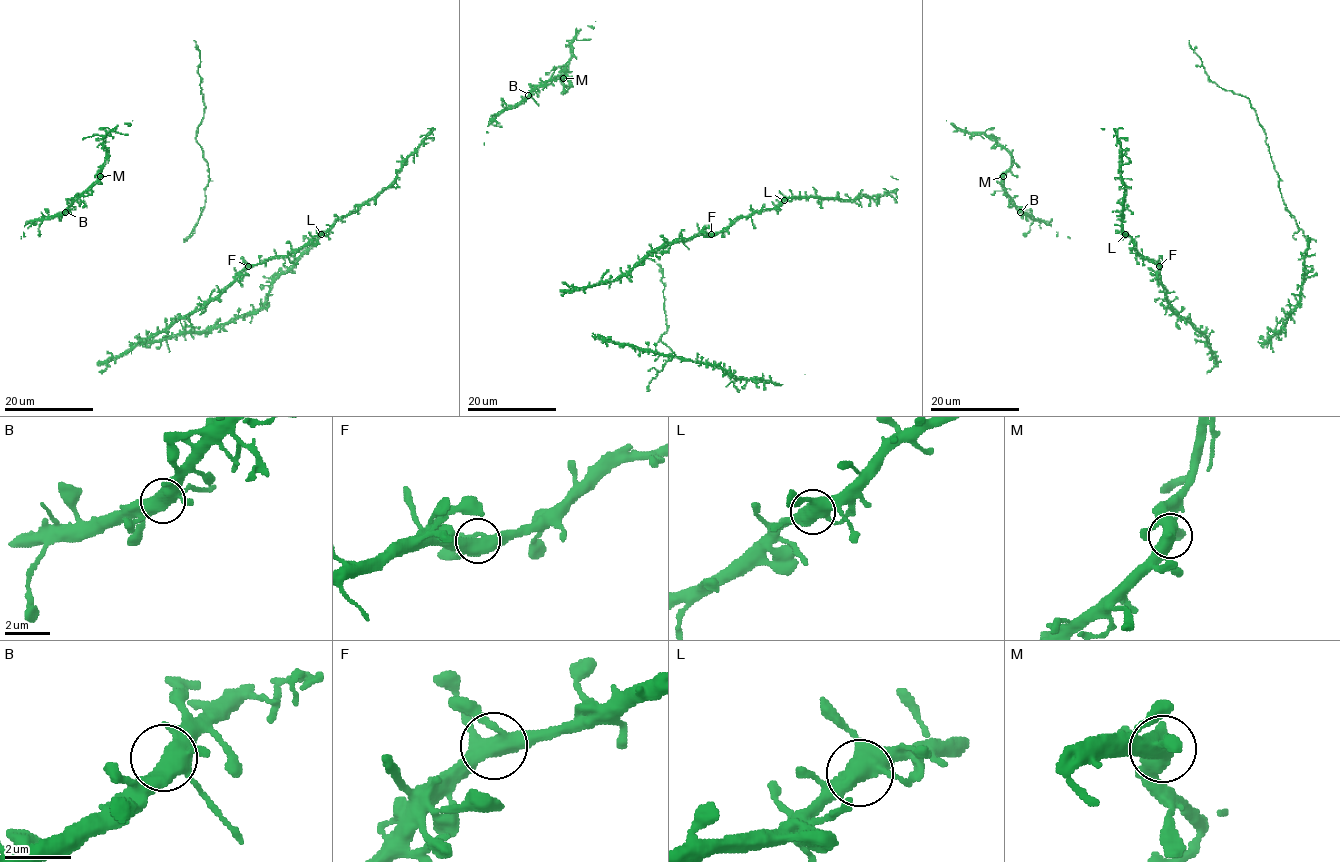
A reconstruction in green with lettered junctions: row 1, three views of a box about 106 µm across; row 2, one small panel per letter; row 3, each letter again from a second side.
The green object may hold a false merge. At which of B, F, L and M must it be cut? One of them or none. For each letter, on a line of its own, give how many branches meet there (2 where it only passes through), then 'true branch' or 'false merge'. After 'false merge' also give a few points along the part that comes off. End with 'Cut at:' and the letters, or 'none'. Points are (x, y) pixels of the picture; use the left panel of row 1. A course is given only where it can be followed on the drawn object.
B: branches 4; true branch
F: branches 4; true branch
L: branches 4; true branch
M: branches 4; true branch
Cut at: none

